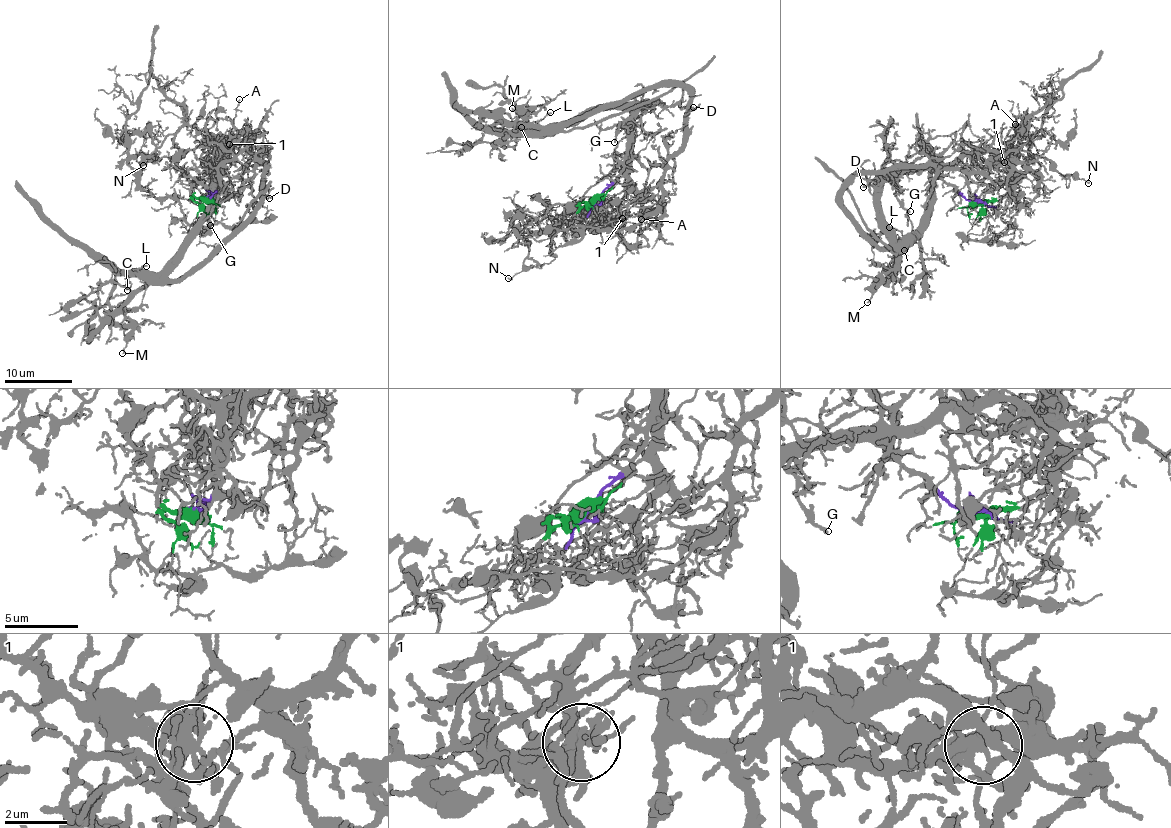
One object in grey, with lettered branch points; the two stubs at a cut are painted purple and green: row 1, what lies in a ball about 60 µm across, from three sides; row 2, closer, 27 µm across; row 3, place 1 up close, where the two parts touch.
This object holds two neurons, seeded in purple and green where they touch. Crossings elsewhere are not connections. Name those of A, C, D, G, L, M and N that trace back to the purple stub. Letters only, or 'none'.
C, D, G, L, M

